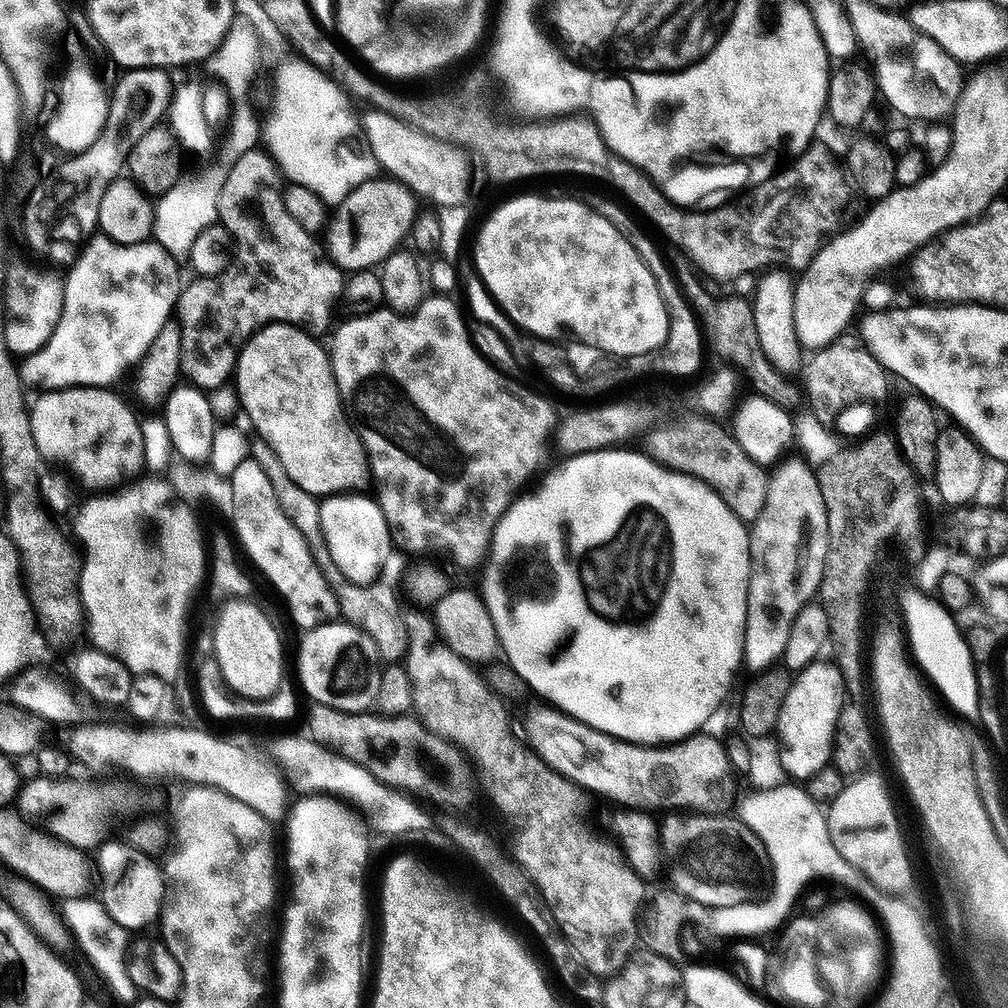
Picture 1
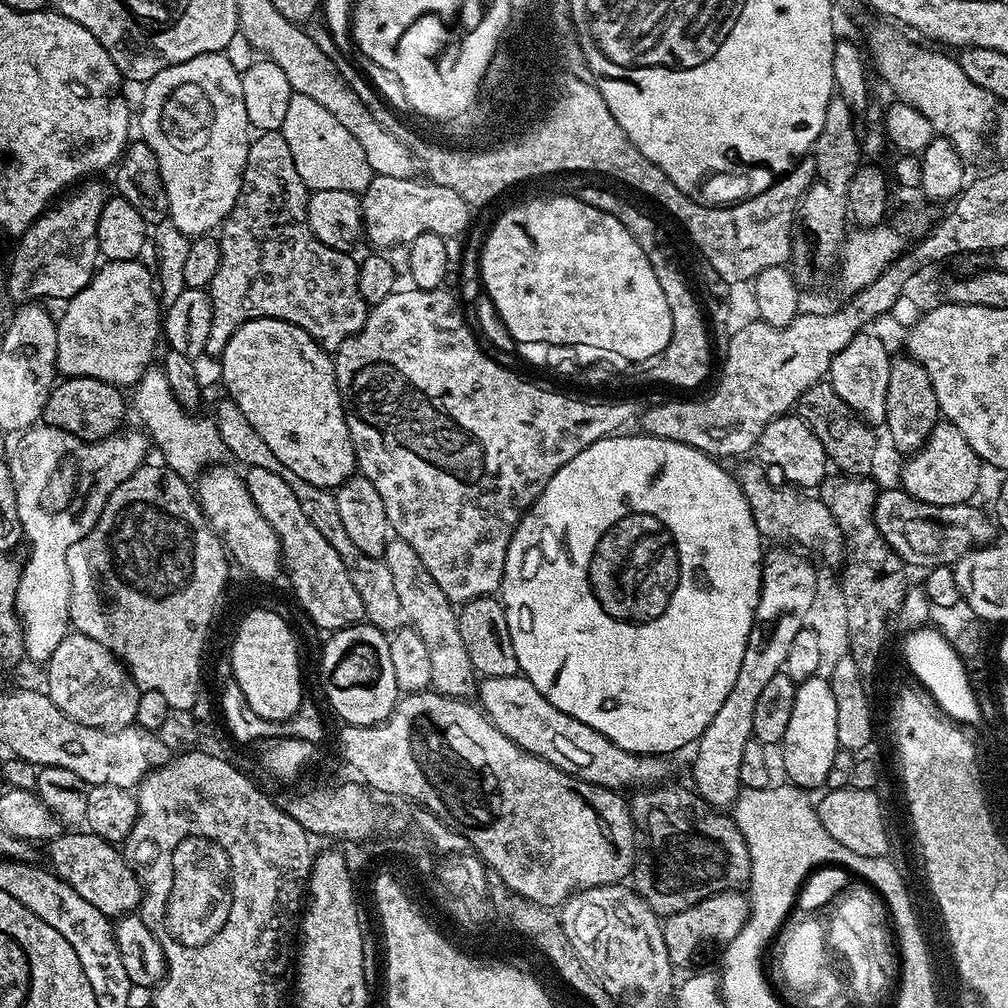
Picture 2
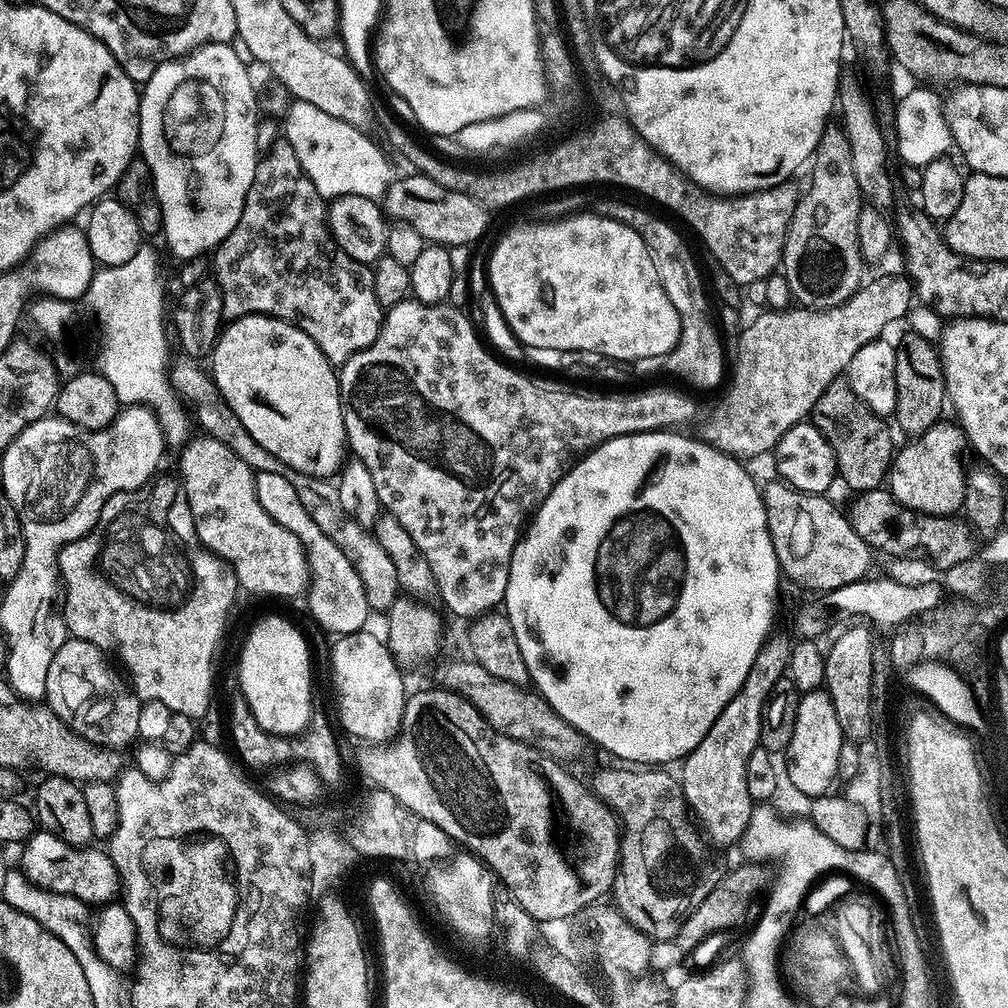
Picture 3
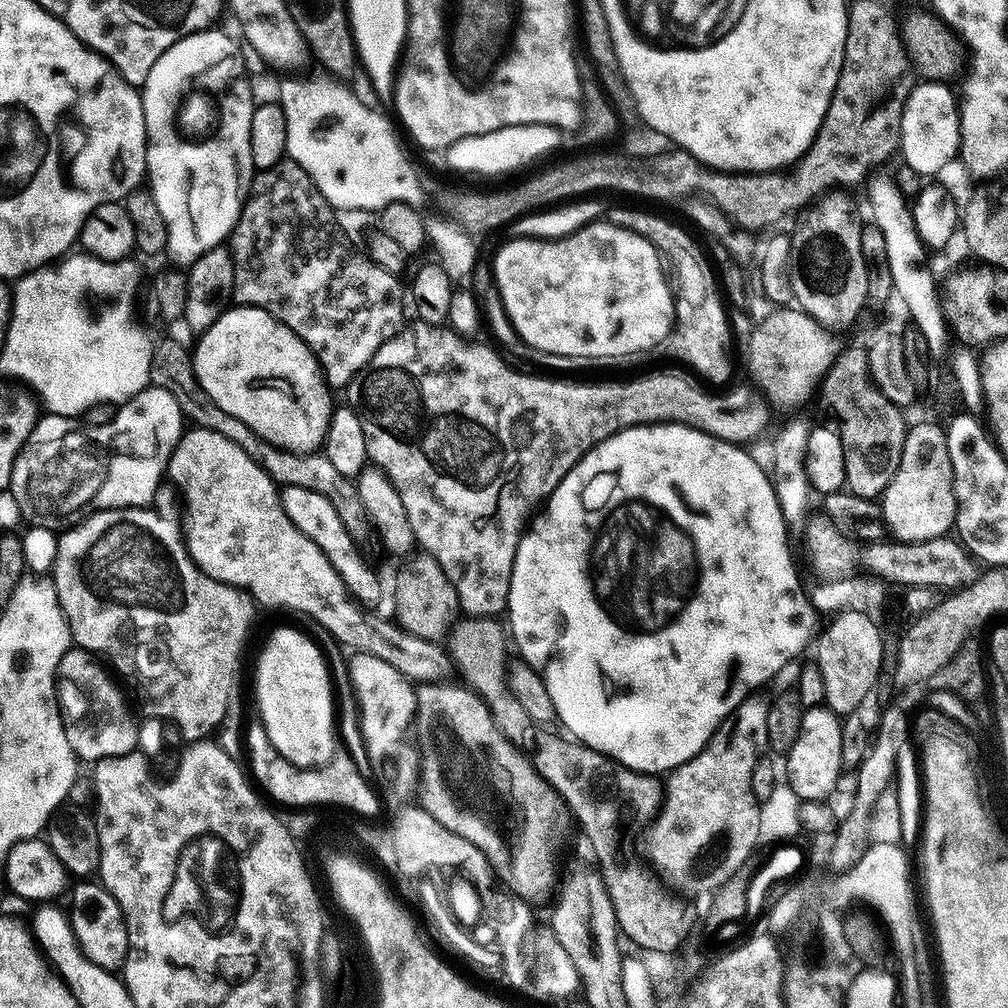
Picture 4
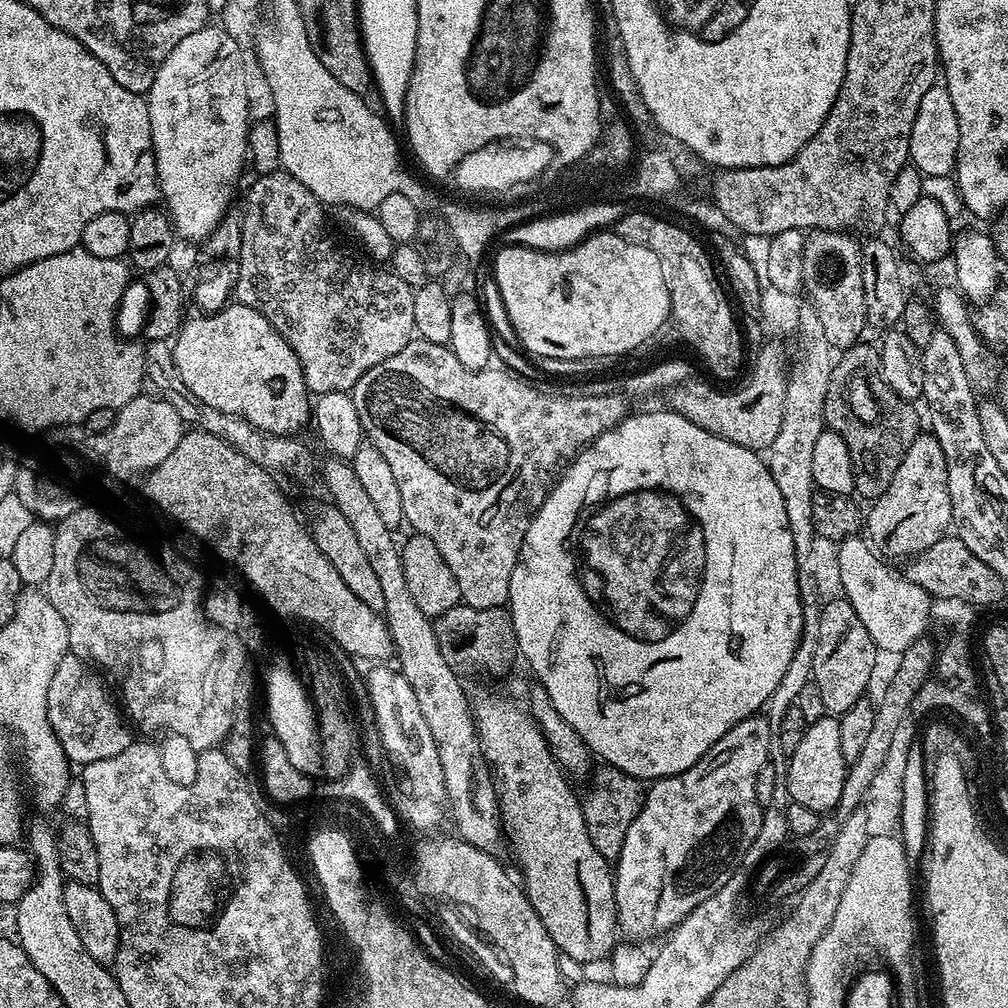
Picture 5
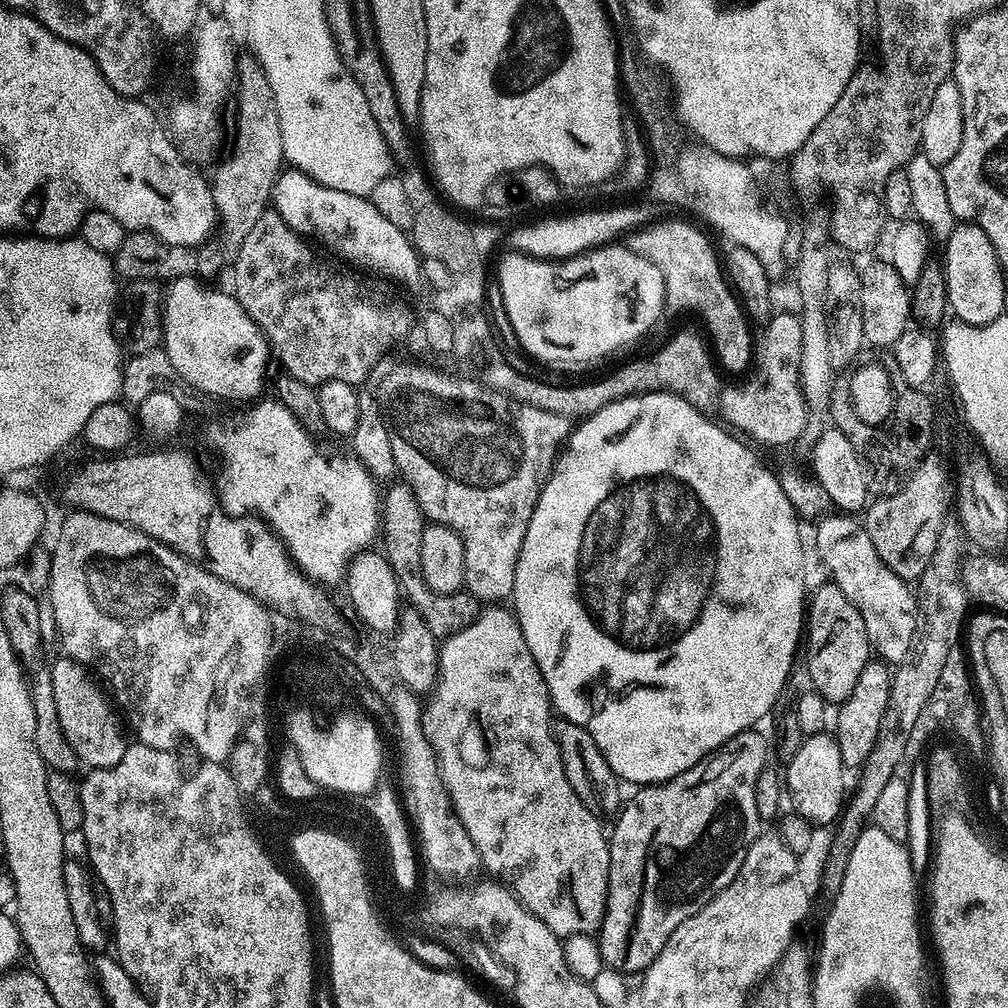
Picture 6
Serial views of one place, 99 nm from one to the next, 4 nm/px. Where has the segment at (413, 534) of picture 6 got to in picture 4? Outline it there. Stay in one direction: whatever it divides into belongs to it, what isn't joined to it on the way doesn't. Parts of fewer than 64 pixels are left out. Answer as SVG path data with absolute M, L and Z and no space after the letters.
M464 618L452 629L448 636L449 656L453 665L462 672L469 687L484 701L492 712L492 721L499 729L501 736L514 742L519 748L532 750L536 747L537 725L530 714L526 714L521 703L509 690L505 679L506 642L508 643L503 625L492 618Z

